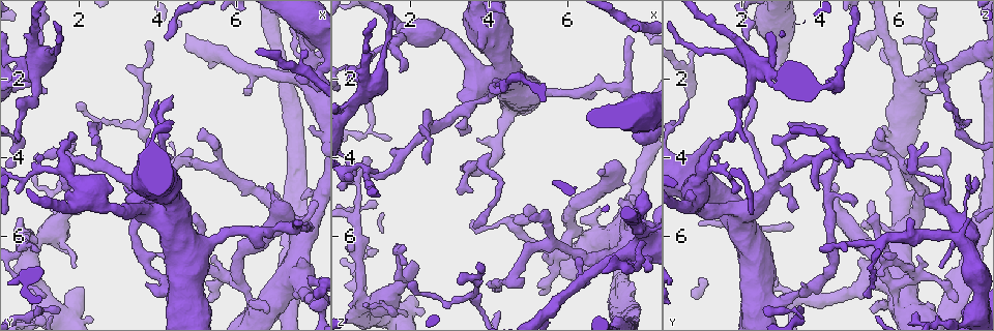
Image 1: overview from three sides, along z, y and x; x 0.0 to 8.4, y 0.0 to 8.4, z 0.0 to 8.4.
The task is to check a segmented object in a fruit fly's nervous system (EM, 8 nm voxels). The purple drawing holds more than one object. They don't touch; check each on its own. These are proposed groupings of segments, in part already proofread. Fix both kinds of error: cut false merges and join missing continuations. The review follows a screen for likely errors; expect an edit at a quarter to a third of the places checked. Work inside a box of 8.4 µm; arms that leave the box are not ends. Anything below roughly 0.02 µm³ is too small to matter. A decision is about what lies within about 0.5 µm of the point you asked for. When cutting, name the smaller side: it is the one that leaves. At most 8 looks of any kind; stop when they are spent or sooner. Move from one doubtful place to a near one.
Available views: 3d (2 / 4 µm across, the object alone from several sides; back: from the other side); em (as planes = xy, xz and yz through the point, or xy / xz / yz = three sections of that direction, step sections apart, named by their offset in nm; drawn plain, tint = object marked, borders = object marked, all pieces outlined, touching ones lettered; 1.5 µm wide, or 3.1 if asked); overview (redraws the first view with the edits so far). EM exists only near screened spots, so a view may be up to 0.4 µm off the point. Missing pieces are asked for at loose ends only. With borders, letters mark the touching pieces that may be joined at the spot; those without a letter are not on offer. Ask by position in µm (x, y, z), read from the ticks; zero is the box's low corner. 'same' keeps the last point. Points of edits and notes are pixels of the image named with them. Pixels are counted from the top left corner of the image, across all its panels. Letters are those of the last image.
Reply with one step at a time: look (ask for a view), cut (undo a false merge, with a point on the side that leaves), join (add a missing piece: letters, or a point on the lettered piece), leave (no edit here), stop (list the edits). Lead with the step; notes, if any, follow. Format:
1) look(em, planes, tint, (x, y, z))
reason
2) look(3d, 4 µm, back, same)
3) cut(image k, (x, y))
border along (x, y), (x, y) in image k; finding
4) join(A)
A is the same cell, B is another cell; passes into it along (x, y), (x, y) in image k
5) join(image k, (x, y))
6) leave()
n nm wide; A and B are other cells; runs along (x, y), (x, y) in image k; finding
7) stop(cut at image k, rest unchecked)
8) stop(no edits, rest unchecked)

look(3d, 4 µm, (6.45, 7.70, 6.00))
thick turns thin

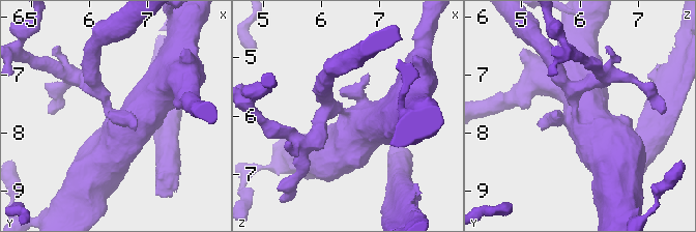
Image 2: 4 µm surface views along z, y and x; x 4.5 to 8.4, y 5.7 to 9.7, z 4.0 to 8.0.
look(em, planes, tint, (6.50, 7.75, 5.95))
need the tissue

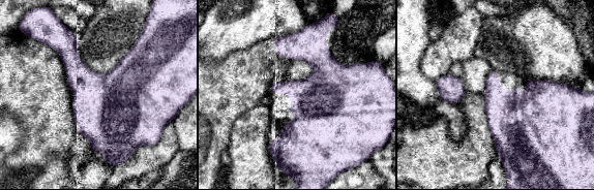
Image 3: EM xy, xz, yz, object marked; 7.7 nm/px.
look(em, planes, borders, same)
what lies round it

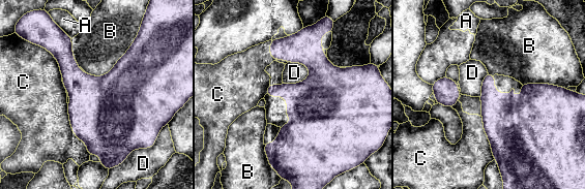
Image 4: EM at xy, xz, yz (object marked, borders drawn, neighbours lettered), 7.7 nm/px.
leave()
280 nm wide; A, B, C and D are other cells; border along (310, 69), (303, 80), (284, 84) in image 4; one neuron here

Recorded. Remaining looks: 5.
look(3d, 2 µm, (5.30, 7.65, 7.40))
an open end

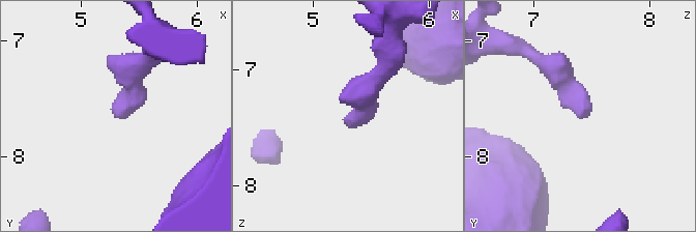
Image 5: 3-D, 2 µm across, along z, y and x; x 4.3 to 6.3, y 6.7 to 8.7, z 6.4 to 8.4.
look(em, xy, step 4, tint, (5.30, 7.64, 7.36))

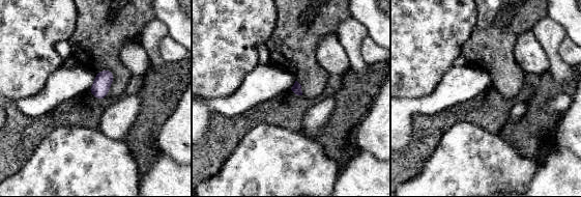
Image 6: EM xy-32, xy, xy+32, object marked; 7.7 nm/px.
look(em, planes, borders, same)

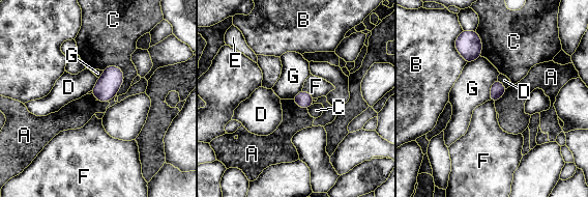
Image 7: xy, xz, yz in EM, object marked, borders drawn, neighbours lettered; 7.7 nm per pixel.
leave()
A, B, C, D, E, F and G are other cells; border along (497, 77), (491, 86), (489, 100) in image 7; no lettered piece goes on from it

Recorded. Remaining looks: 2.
look(3d, 2 µm, (6.90, 4.65, 4.40))
thick end

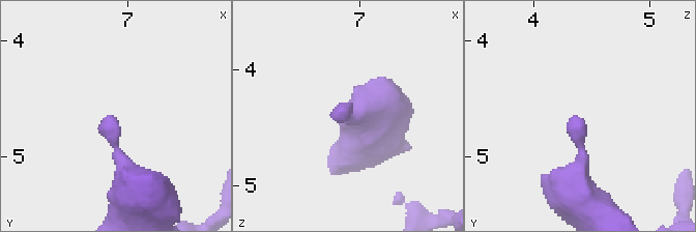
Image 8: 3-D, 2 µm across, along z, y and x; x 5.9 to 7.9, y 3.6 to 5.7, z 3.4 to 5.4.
look(em, planes, borders, (6.82, 4.64, 4.34))
now the EM

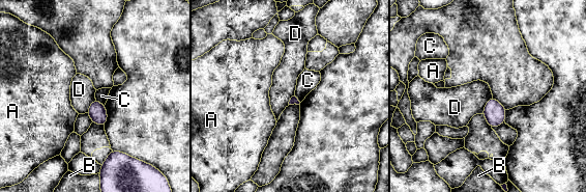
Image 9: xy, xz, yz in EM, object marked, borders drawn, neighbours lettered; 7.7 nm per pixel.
leave()
D touches over 160 nm; A, B, C and D are other cells; border along (492, 97), (487, 102), (481, 113) in image 9; no lettered piece goes on from it

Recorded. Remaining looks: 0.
stop(no edits, rest unchecked)

